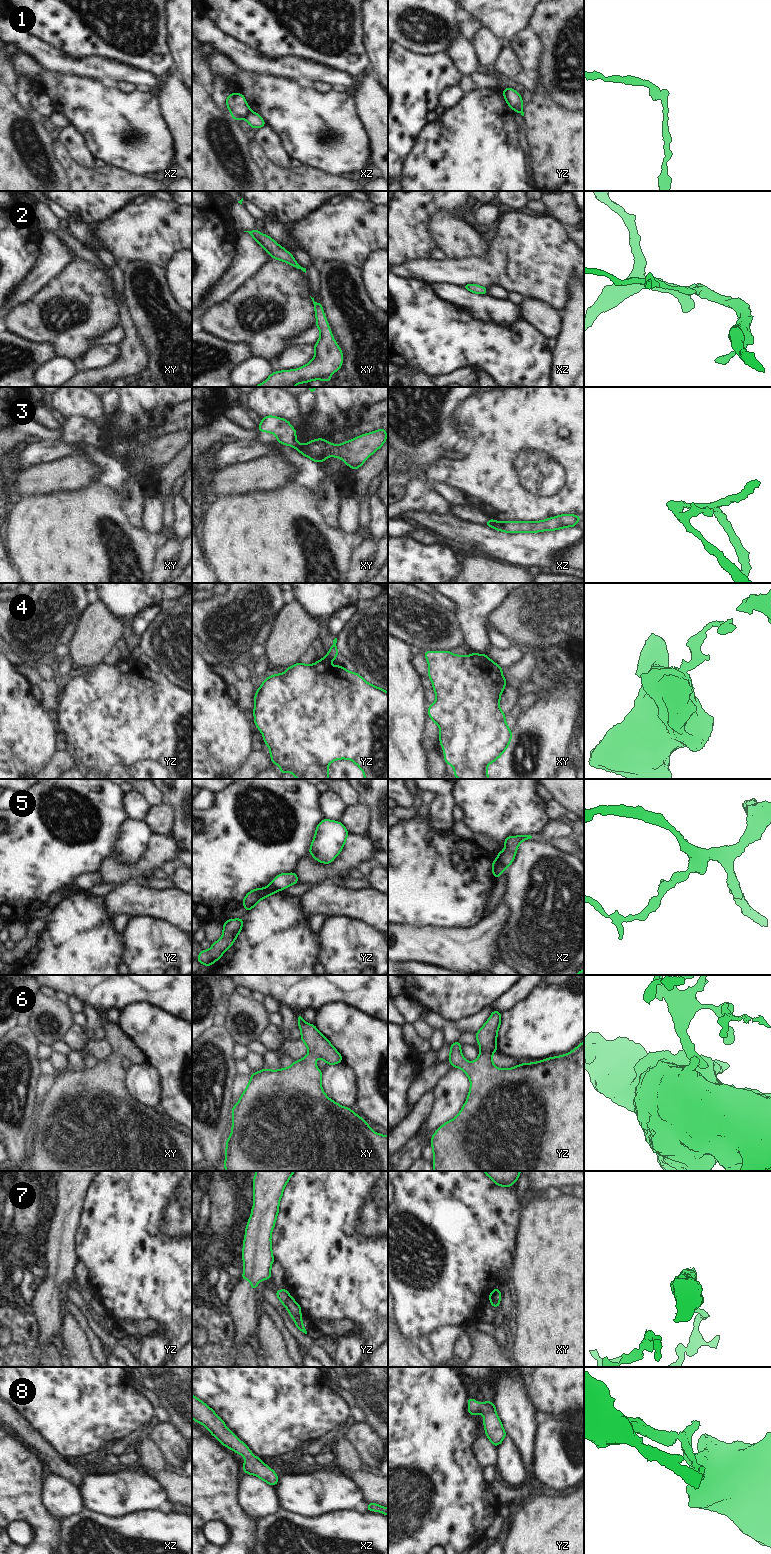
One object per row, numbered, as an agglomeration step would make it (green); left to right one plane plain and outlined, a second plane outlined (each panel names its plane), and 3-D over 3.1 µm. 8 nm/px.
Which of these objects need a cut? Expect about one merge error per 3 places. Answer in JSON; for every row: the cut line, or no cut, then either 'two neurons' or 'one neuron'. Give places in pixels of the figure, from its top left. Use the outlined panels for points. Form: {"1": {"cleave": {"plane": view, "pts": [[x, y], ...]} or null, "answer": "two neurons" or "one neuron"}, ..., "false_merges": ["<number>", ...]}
{"1": {"cleave": {"plane": "xz", "pts": [[250, 110], [244, 117]]}, "answer": "two neurons"}, "2": {"cleave": null, "answer": "one neuron"}, "3": {"cleave": {"plane": "xy", "pts": [[299, 443], [296, 448]]}, "answer": "two neurons"}, "4": {"cleave": {"plane": "yz", "pts": [[327, 655], [331, 659]]}, "answer": "two neurons"}, "5": {"cleave": {"plane": "xz", "pts": [[498, 857], [506, 867]]}, "answer": "two neurons"}, "6": {"cleave": null, "answer": "one neuron"}, "7": {"cleave": {"plane": "yz", "pts": [[290, 1297], [284, 1305]]}, "answer": "two neurons"}, "8": {"cleave": null, "answer": "one neuron"}, "false_merges": ["1", "3", "4", "5", "7"]}

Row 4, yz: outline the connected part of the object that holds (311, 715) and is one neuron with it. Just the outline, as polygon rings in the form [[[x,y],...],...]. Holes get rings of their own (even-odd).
[[[326,656],[312,665],[296,663],[288,667],[283,674],[267,677],[255,692],[254,722],[269,747],[271,761],[281,768],[281,774],[290,772],[297,779],[329,779],[328,766],[331,762],[350,759],[363,771],[365,779],[388,779],[388,692],[366,682],[358,673],[350,672],[339,665],[331,666],[330,661]]]

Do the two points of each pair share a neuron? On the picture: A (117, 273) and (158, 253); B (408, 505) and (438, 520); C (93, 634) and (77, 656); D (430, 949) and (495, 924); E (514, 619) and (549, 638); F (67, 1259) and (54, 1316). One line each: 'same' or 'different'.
A: different
B: different
C: same
D: same
E: same
F: same

